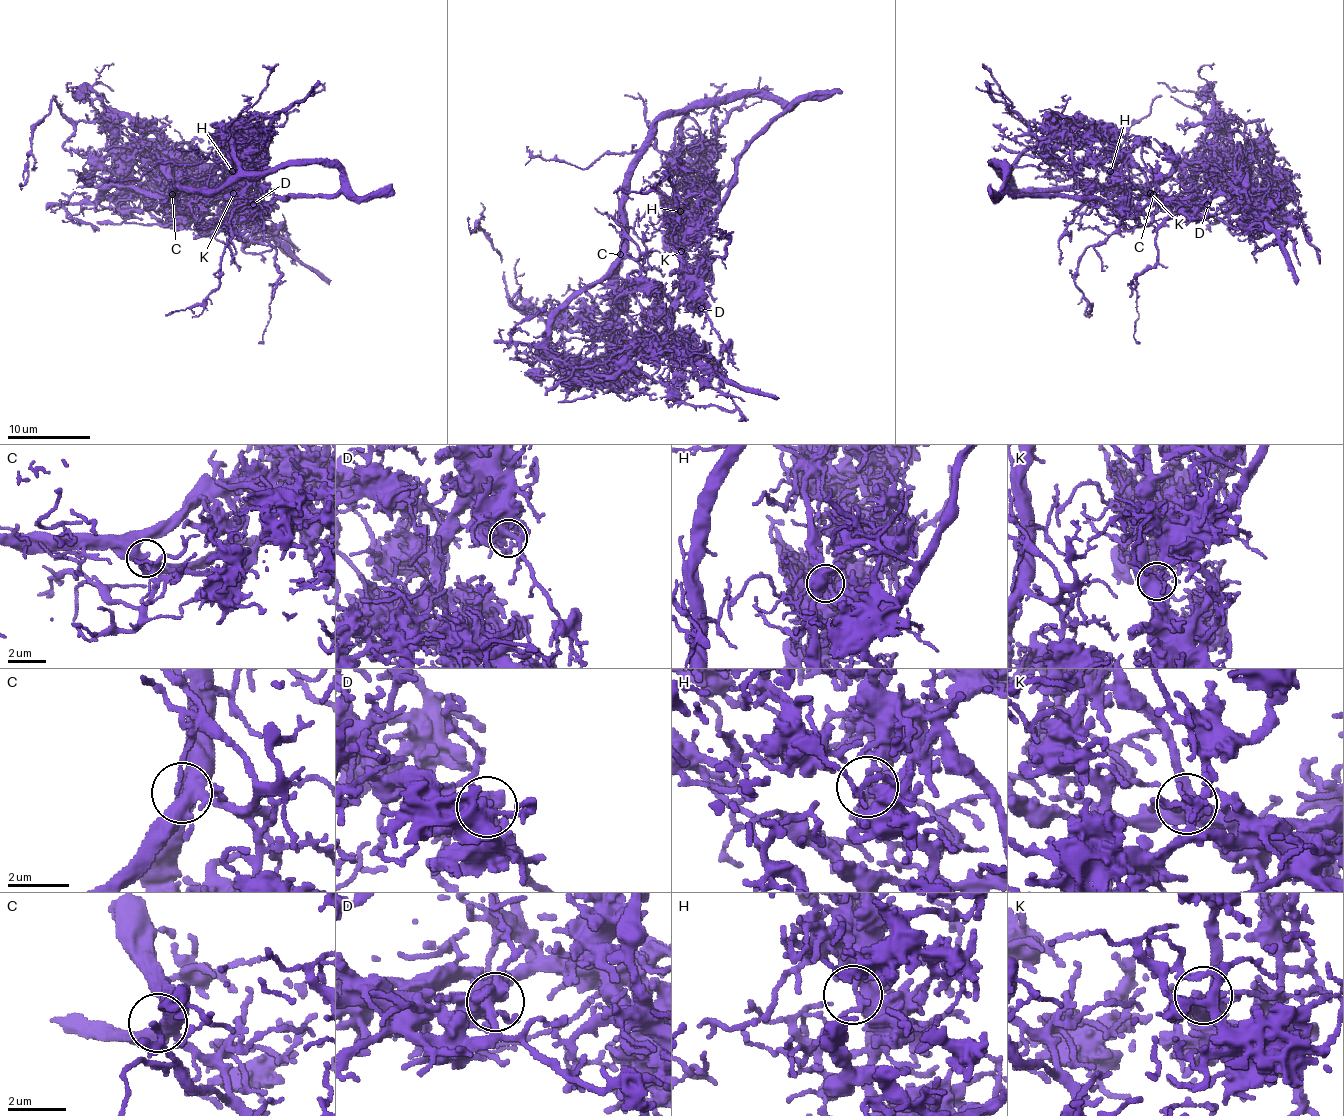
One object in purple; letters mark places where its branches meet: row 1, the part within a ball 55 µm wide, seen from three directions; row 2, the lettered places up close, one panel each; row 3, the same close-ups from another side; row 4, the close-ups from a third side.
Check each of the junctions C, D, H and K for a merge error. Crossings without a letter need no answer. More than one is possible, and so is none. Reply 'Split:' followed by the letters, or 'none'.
Split: K

